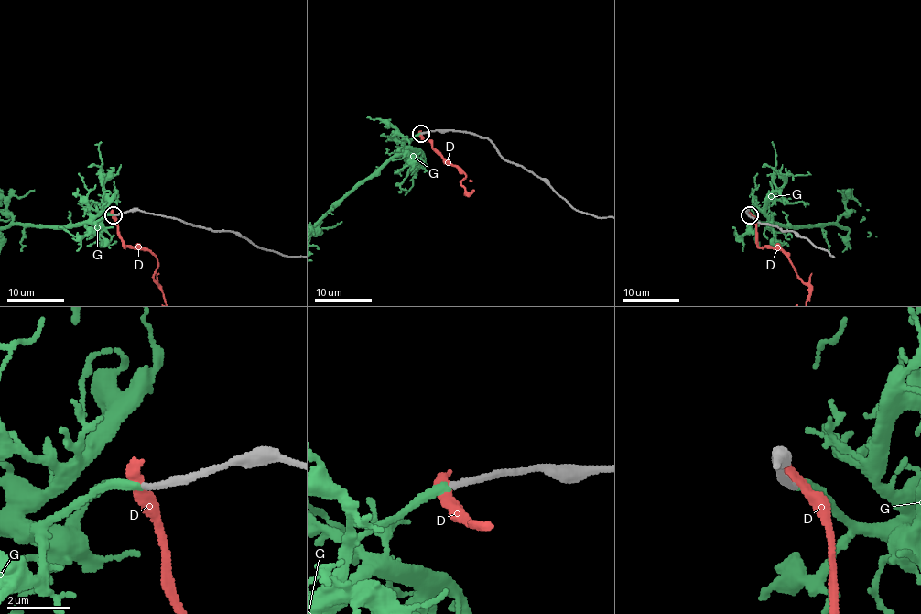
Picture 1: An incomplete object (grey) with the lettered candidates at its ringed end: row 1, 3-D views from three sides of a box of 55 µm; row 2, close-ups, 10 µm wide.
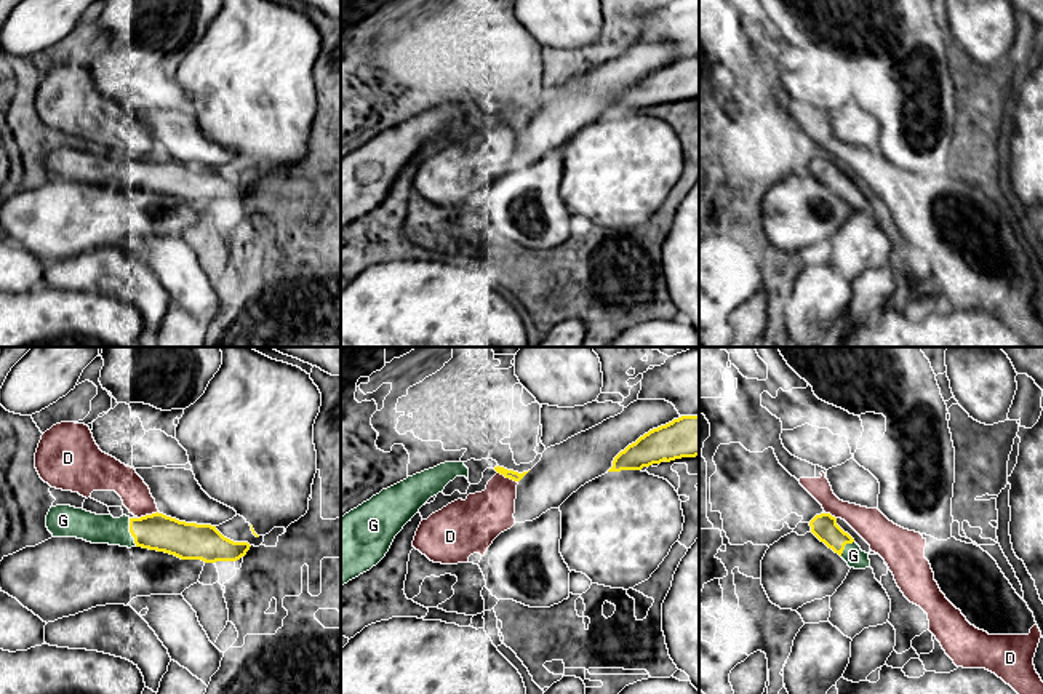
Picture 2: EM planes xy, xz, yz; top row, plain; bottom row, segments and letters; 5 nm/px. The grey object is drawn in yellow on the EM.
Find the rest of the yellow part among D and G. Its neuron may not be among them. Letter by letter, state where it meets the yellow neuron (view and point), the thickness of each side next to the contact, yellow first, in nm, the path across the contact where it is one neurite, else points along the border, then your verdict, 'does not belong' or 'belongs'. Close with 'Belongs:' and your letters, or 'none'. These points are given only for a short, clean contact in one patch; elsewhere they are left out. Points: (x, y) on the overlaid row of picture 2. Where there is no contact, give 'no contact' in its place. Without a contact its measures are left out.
D: xy (147, 515) | 190/150 nm | does not belong
G: xy (130, 531) | 190/150 nm | belongs
Belongs: G

